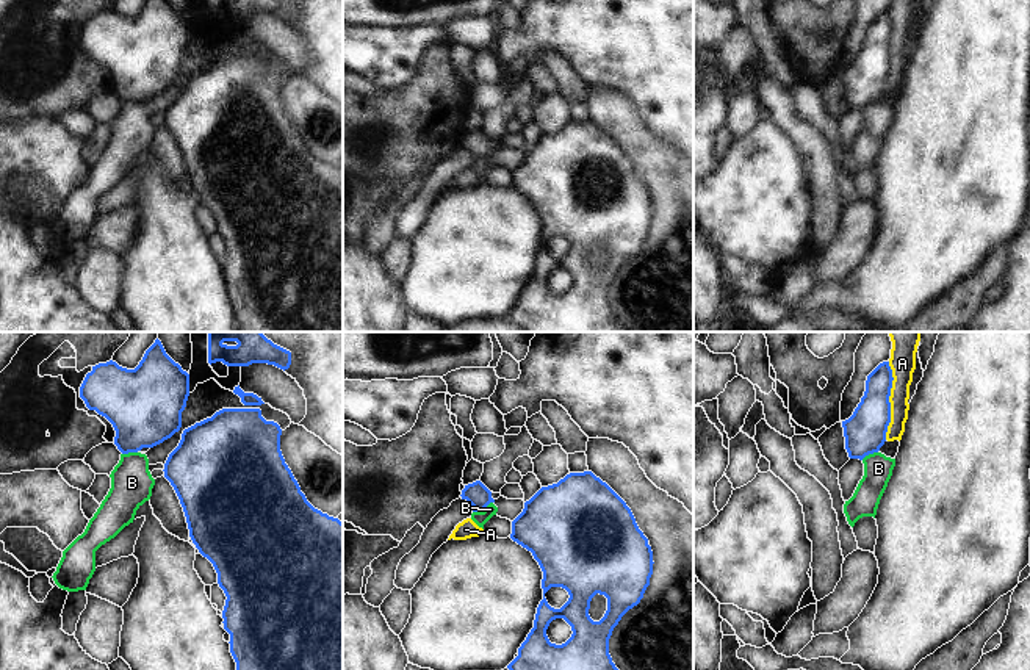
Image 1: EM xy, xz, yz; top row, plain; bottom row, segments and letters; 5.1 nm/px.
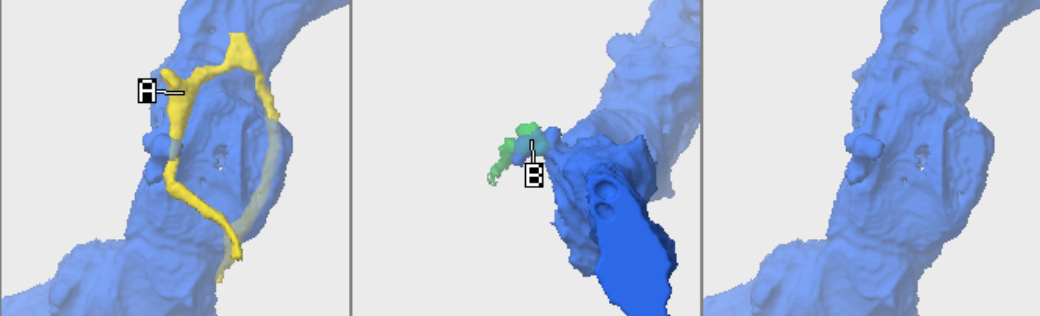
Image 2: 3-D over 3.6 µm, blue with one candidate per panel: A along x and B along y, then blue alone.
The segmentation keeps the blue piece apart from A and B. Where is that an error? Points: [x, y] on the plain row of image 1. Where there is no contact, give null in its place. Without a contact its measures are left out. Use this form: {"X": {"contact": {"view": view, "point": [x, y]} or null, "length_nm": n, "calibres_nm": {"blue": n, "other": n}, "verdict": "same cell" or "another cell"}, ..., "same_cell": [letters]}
{"A": {"contact": {"view": "yz", "point": [888, 50]}, "length_nm": 400, "calibres_nm": {"blue": 220, "other": 130}, "verdict": "another cell"}, "B": {"contact": {"view": "xz", "point": [482, 158]}, "length_nm": 120, "calibres_nm": {"blue": 120, "other": 70}, "verdict": "another cell"}, "same_cell": []}

